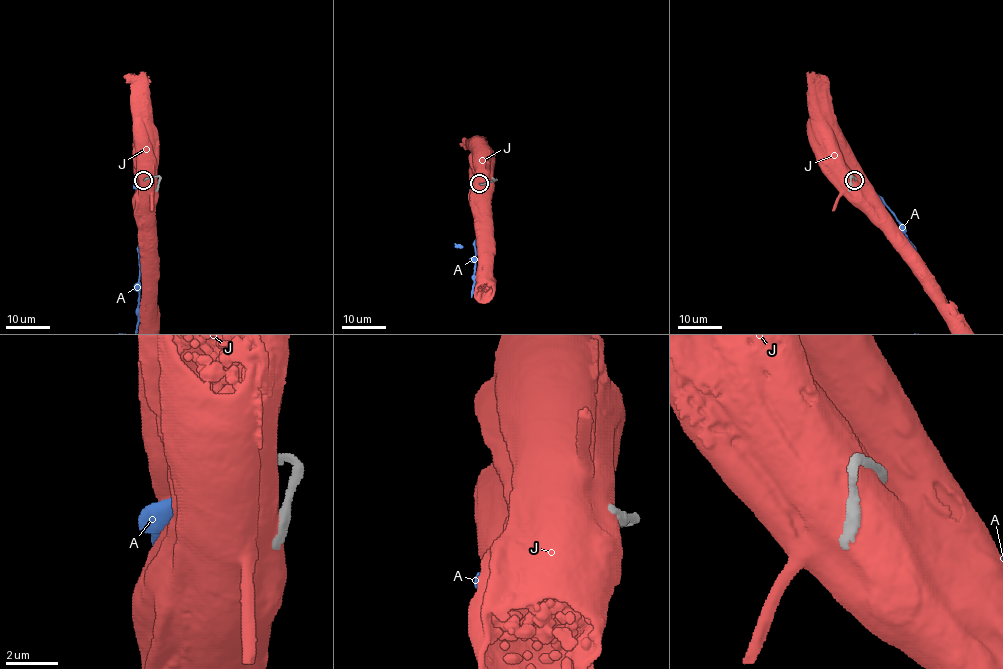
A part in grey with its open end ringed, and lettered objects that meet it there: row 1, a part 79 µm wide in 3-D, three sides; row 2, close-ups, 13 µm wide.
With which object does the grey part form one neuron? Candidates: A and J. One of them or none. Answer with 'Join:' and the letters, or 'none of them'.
Join: none of them

